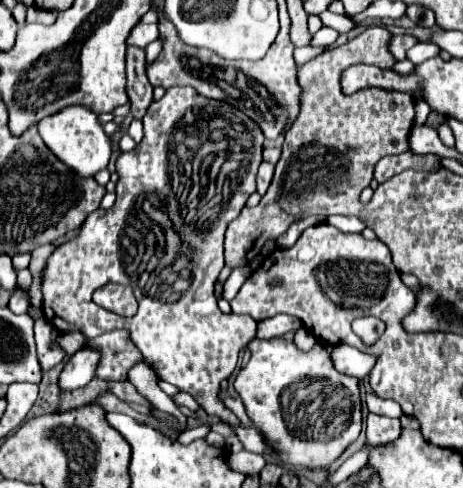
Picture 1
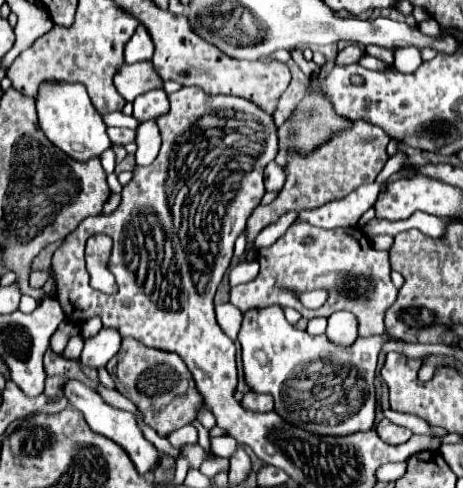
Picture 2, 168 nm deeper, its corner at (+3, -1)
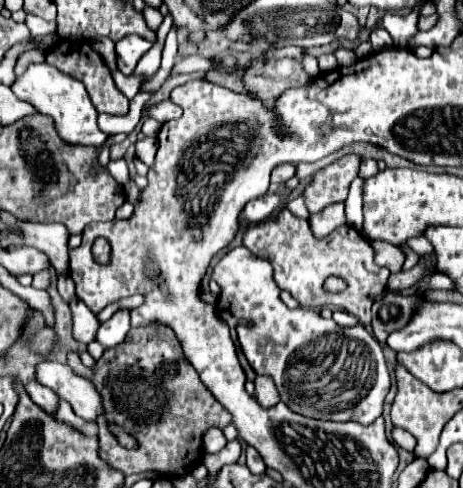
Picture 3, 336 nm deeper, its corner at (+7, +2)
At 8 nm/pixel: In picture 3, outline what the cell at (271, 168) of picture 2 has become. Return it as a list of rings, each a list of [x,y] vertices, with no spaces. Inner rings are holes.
[[[283,163],[283,165],[277,165],[275,169],[273,169],[273,173],[271,173],[271,183],[285,183],[285,181],[289,181],[293,175],[295,175],[295,165],[291,165],[291,163]]]

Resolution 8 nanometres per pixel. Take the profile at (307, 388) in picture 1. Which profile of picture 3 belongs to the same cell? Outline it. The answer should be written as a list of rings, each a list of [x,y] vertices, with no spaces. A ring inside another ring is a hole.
[[[235,247],[221,257],[221,261],[213,267],[211,275],[221,287],[217,299],[217,315],[237,331],[239,345],[257,371],[257,375],[271,375],[279,389],[281,401],[289,405],[299,415],[327,421],[361,421],[363,425],[371,425],[383,409],[385,395],[389,393],[389,369],[383,357],[383,349],[377,339],[361,325],[355,327],[339,327],[333,319],[325,319],[317,309],[289,309],[279,299],[279,287],[273,279],[273,267],[269,261],[253,255],[247,247]],[[239,319],[249,319],[255,325],[243,327]]]

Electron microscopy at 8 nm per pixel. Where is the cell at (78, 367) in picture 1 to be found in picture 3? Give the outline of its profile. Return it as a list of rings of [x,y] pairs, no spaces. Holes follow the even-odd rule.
[[[119,309],[109,321],[105,321],[105,323],[101,325],[101,329],[97,331],[97,341],[99,341],[105,349],[119,345],[119,343],[127,337],[127,333],[129,333],[129,329],[131,329],[129,319],[131,319],[131,317],[129,317],[129,309]]]

